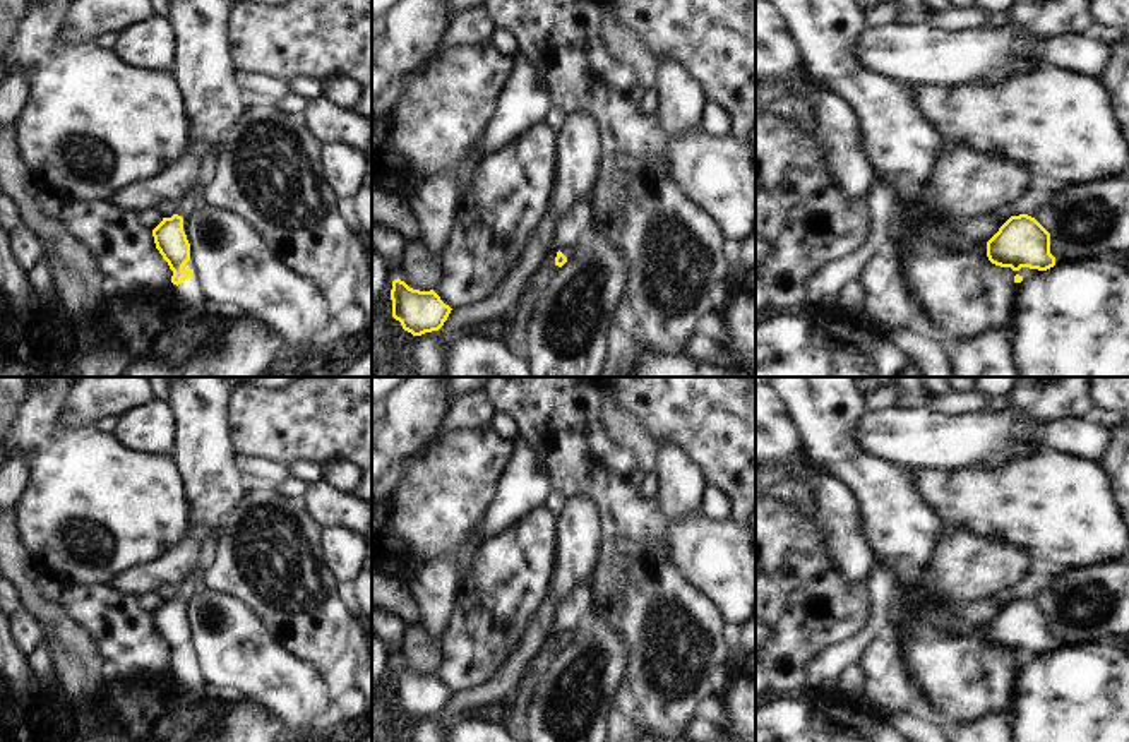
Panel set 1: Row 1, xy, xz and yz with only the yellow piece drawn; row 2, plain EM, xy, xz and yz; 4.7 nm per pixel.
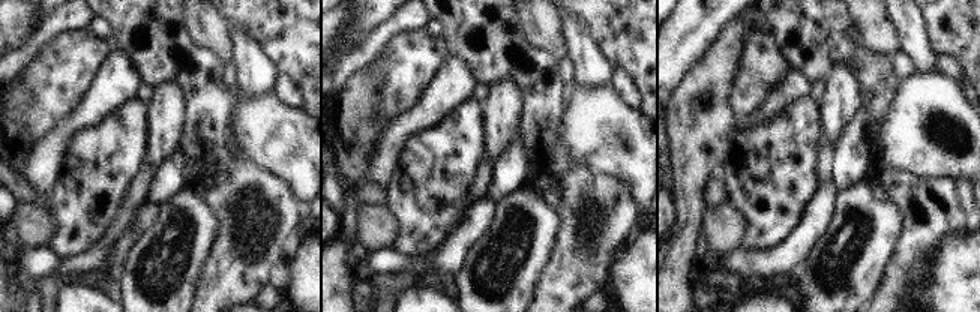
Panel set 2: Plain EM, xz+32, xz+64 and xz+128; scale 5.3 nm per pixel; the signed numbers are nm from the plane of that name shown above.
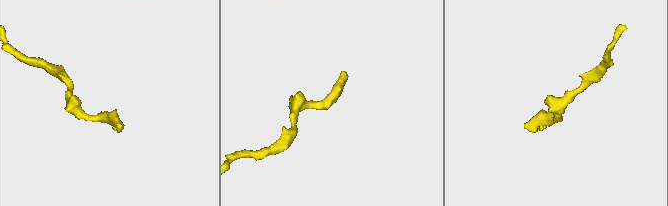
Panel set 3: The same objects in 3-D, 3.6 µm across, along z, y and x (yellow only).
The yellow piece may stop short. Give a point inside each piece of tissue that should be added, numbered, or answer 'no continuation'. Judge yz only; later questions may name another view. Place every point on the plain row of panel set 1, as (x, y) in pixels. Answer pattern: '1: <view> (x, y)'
no continuation

